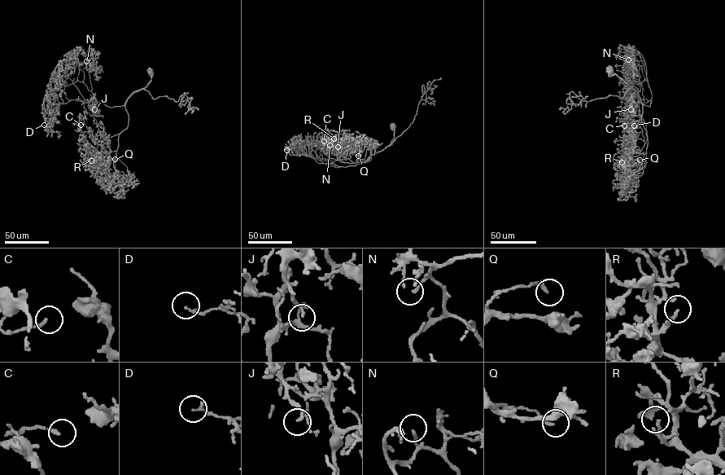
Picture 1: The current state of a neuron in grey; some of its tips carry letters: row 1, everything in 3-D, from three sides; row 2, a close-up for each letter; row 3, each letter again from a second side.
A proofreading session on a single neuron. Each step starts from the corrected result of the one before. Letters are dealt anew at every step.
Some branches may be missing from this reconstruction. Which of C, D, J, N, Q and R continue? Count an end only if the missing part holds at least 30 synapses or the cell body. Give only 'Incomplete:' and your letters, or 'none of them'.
Incomplete: none of them

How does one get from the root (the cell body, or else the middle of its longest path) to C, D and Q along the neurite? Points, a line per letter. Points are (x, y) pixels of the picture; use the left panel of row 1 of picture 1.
C: (150, 72), (148, 84), (135, 91), (126, 103), (126, 129), (98, 142), (87, 131), (80, 131), (80, 125)
D: (150, 72), (148, 84), (123, 105), (71, 99), (58, 103), (52, 124), (44, 125)
Q: (150, 72), (148, 84), (135, 91), (125, 104), (127, 127), (99, 142), (94, 149), (107, 161), (115, 159)

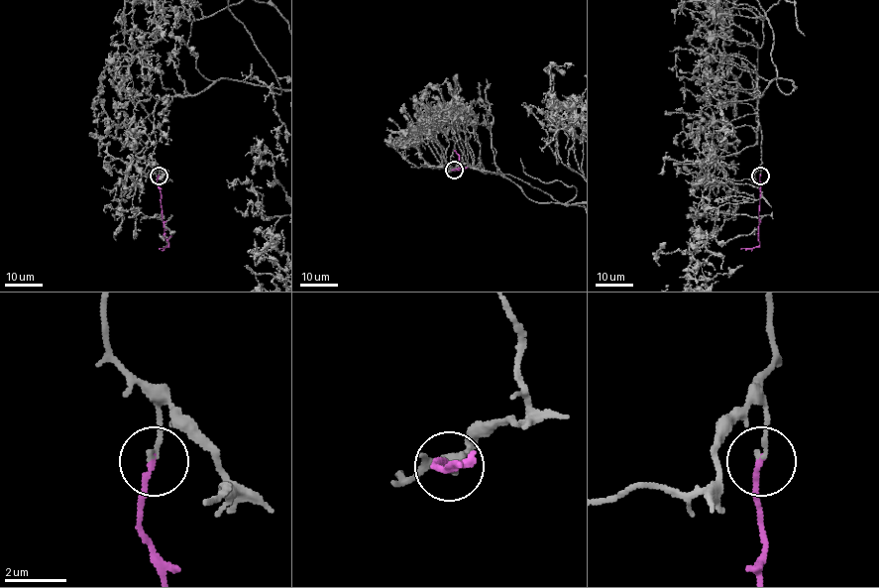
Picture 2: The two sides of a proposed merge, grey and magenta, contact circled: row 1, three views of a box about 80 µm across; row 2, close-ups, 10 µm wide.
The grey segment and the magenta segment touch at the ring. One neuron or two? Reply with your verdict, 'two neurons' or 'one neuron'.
one neuron

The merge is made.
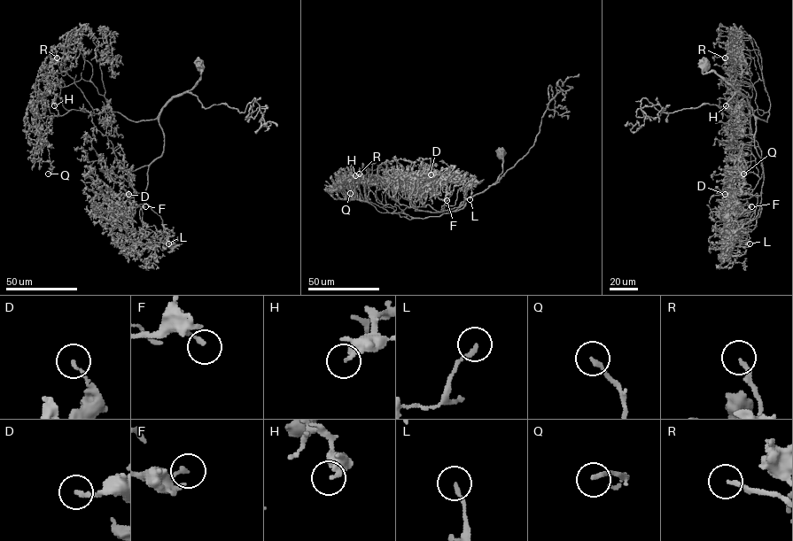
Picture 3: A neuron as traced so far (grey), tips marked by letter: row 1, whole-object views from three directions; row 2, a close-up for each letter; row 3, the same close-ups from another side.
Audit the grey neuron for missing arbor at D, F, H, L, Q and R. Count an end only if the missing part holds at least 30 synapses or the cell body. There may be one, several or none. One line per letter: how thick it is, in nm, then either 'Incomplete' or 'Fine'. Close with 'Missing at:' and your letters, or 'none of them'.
D: Thickness 150 nm. Fine
F: Thickness 180 nm. Fine
H: Thickness 180 nm. Fine
L: Thickness 160 nm. Fine
Q: Thickness 180 nm. Incomplete
R: Thickness 170 nm. Incomplete
Missing at: Q, R

